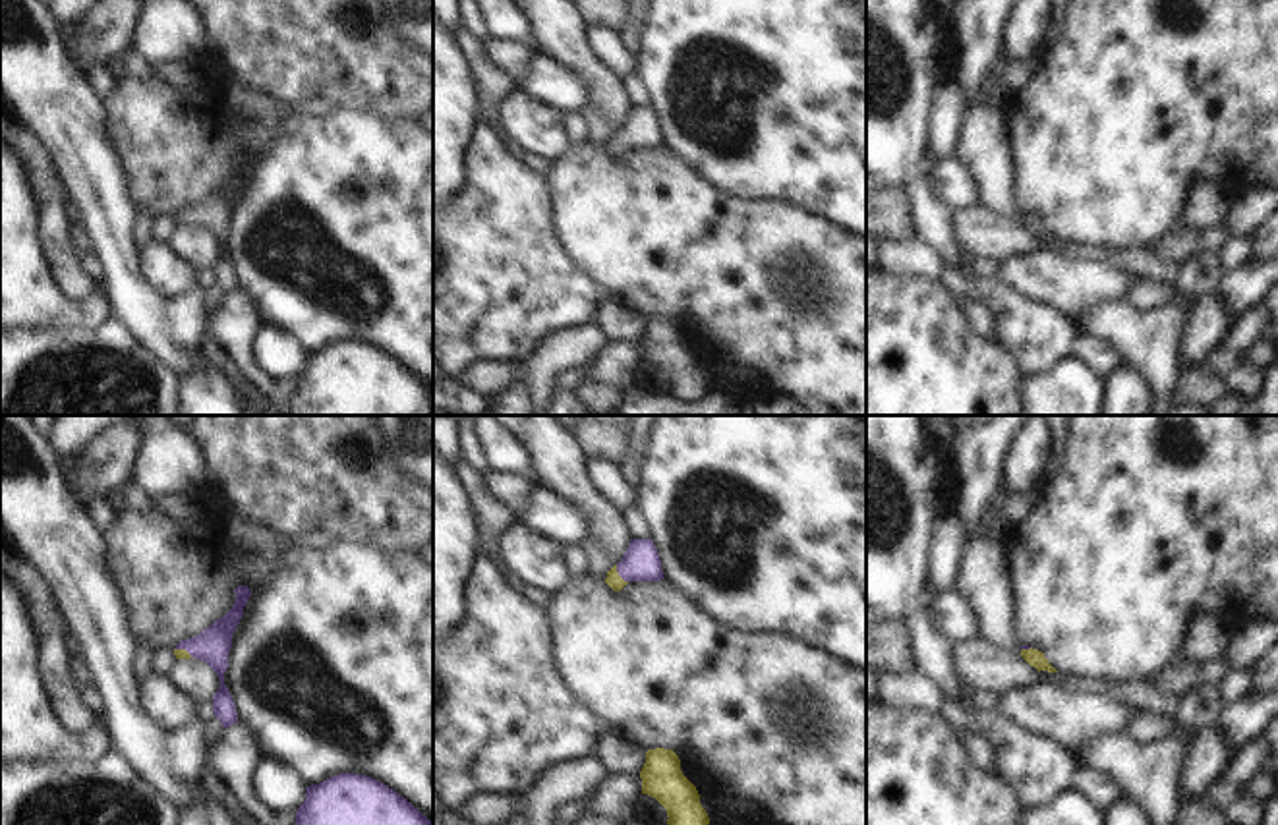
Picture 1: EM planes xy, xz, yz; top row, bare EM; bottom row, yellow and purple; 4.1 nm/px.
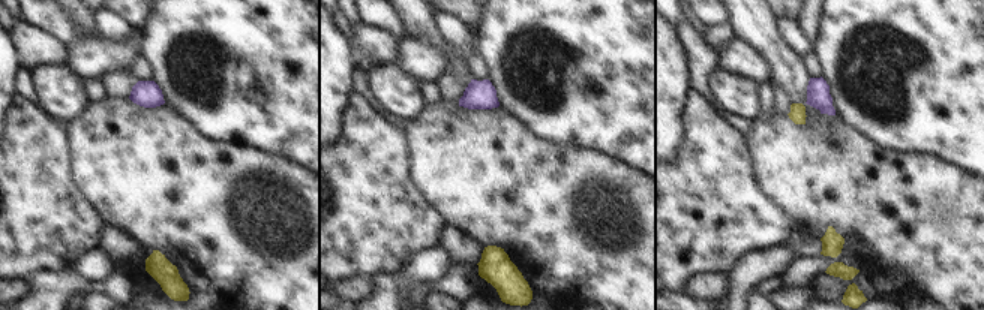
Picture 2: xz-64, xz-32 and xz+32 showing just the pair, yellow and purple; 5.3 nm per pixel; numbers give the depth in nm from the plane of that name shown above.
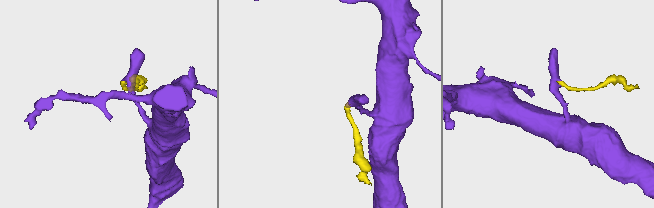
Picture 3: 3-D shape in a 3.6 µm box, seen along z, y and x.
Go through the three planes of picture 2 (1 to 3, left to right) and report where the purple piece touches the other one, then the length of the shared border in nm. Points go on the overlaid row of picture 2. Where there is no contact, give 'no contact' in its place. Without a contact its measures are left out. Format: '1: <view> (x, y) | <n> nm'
1: no contact
2: no contact
3: no contact

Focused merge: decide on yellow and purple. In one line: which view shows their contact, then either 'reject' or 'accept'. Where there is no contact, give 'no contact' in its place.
xz | accept

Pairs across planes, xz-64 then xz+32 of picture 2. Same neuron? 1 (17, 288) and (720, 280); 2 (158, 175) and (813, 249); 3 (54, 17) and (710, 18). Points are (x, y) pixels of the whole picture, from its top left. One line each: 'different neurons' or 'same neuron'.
1: same neuron
2: different neurons
3: same neuron

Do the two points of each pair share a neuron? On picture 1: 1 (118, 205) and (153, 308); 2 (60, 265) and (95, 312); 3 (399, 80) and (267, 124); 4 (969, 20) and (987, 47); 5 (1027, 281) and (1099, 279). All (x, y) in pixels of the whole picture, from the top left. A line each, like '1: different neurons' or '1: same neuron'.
1: same neuron
2: different neurons
3: different neurons
4: same neuron
5: same neuron

